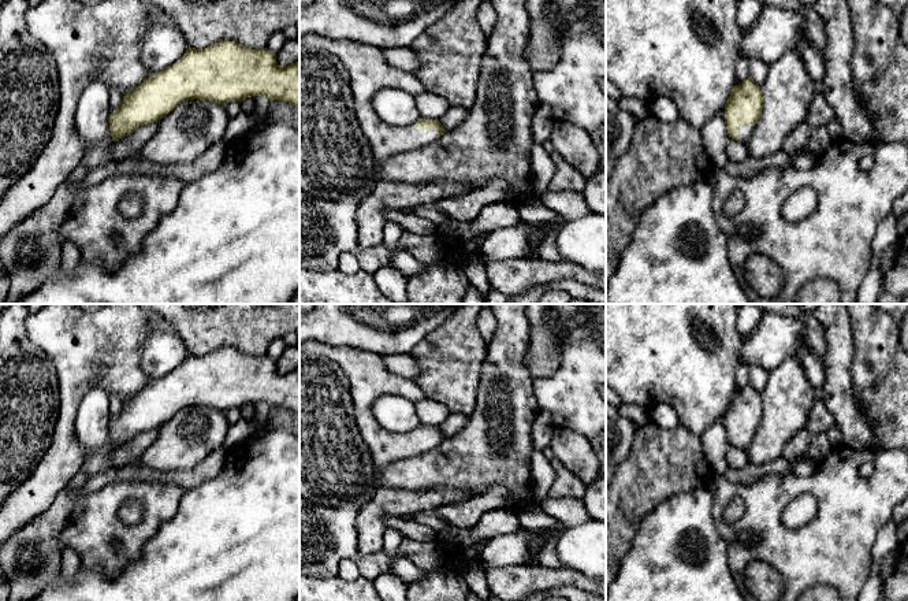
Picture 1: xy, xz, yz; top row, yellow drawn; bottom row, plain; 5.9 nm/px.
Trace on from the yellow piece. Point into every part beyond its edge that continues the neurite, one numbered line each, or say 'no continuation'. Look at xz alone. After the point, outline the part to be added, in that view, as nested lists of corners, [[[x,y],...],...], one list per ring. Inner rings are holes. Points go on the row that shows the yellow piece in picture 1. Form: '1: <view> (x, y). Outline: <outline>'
1: xz (368, 70). Outline: [[[316,34],[304,36],[299,47],[330,52],[345,64],[350,75],[356,116],[379,163],[436,141],[440,134],[438,129],[418,130],[416,123],[391,126],[382,120],[373,110],[372,99],[380,88],[401,89],[414,96],[427,92],[413,73],[391,67],[384,59],[383,49],[357,41],[335,41]]]

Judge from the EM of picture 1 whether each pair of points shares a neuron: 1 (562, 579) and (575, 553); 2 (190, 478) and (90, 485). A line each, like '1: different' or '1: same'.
1: different
2: same

